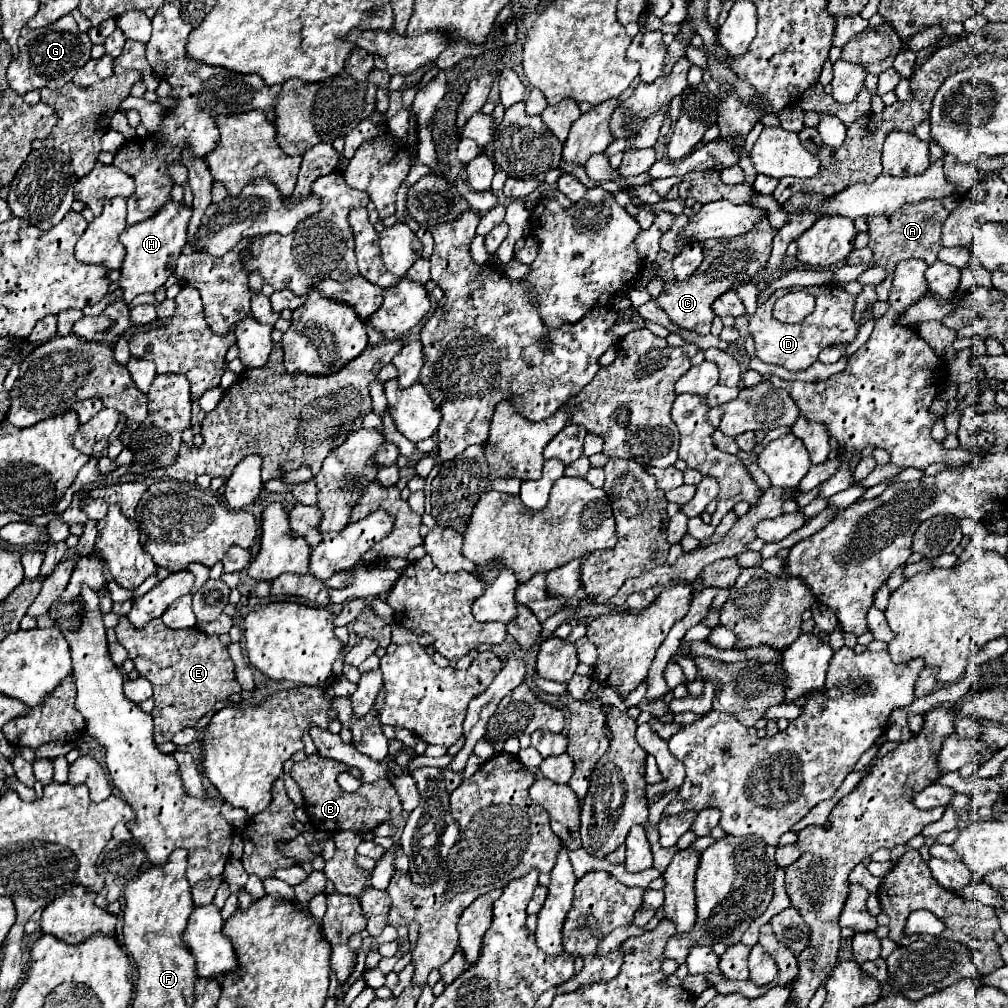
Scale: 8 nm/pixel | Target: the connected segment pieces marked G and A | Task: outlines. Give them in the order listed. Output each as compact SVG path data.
M63 16L43 30L23 30L19 38L19 56L13 58L7 68L7 82L17 94L41 88L57 90L71 82L75 72L91 60L91 46L89 36L77 28L73 16Z
M923 200L915 204L905 204L891 216L875 216L869 218L869 248L873 250L873 266L885 268L887 275L881 284L875 286L877 300L887 300L892 286L893 272L899 262L921 258L927 264L937 260L937 252L943 248L941 244L941 224L947 220L949 210L943 208L939 200Z

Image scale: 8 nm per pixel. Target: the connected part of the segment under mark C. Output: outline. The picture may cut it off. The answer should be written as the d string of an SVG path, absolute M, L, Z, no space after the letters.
M761 220L751 232L739 236L739 238L727 238L727 240L705 240L703 242L703 254L705 260L699 266L699 270L687 280L687 282L667 282L665 292L657 298L659 306L667 312L673 324L695 330L697 334L709 334L711 322L715 318L711 304L727 290L735 288L735 284L749 282L755 278L755 274L765 268L769 256L771 256L771 244L775 238L775 228L769 224L769 220Z

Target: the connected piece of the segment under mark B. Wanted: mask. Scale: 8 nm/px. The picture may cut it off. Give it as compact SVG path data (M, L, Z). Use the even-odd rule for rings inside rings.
M317 752L307 756L303 762L293 764L293 768L289 772L293 776L293 780L297 782L297 786L301 788L303 798L305 798L305 802L303 802L305 812L307 812L311 824L319 832L335 834L341 830L351 830L357 834L365 834L365 832L377 828L379 824L389 822L401 814L401 800L389 780L375 780L375 784L361 784L357 792L349 794L349 792L343 792L337 784L337 776L341 772L351 772L355 778L361 780L359 768L347 768L347 764L339 764L337 760L327 760L327 758L319 756Z

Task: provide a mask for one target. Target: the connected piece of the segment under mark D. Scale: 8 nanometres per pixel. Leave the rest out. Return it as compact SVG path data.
M823 284L823 286L809 286L805 288L809 290L809 294L815 296L817 306L813 310L811 316L807 316L803 322L799 324L783 324L777 322L773 318L773 304L777 298L785 296L787 292L791 292L791 288L781 288L777 290L763 306L757 308L757 312L751 316L749 320L749 332L755 336L755 348L757 348L757 358L761 362L767 364L777 364L777 366L785 366L789 370L805 370L809 368L819 352L827 346L835 346L835 344L843 344L843 342L853 342L855 334L857 334L857 324L853 320L853 312L855 312L855 296L845 292L839 284Z

